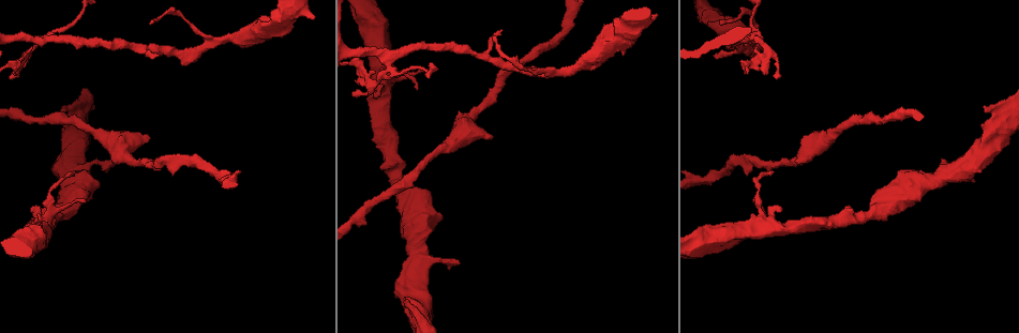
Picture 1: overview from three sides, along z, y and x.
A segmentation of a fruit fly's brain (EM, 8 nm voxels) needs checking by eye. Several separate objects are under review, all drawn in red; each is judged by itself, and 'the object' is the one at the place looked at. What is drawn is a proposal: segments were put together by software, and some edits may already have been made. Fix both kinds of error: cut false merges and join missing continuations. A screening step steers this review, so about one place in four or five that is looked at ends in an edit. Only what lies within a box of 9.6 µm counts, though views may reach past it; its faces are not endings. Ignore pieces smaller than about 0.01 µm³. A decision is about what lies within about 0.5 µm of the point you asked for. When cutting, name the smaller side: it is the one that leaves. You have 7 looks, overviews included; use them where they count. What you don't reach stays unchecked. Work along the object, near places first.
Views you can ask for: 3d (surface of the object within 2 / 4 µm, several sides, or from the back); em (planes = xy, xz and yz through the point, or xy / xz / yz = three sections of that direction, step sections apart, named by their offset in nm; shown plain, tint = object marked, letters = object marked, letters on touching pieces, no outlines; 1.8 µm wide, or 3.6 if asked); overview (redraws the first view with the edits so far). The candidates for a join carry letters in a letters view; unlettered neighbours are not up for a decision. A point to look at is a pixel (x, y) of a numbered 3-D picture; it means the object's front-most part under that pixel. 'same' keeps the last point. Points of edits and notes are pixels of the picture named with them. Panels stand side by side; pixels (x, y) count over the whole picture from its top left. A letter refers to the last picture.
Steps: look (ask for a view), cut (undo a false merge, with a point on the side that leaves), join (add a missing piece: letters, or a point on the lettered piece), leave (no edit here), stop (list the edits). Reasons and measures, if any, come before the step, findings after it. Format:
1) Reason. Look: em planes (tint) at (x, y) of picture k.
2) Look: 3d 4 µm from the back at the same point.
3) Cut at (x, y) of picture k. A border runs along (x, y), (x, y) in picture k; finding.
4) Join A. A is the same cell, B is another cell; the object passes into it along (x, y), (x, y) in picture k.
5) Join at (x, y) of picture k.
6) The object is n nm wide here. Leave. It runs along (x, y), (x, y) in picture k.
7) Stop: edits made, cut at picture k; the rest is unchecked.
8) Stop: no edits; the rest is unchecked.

Thin end. Look: 3d 2 µm at (84, 202) of picture 1.

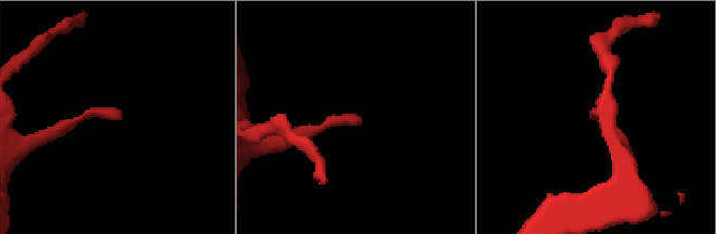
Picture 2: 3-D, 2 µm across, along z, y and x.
Need the tissue. Look: em planes (letters) at (358, 123) of picture 2.

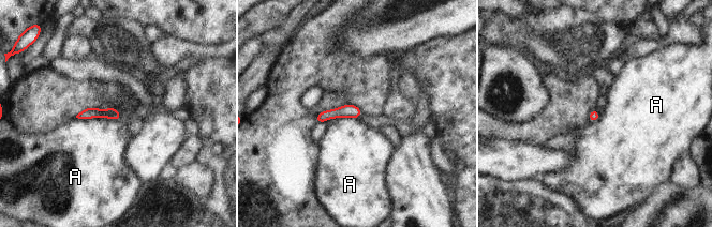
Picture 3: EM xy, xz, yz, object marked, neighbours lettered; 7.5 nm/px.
Leave. A is another cell; it runs along (358, 112), (334, 112), (319, 119) in picture 3; none of them fits.

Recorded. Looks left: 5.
Sharp bend. Look: 3d 4 µm at (32, 46) of picture 1.

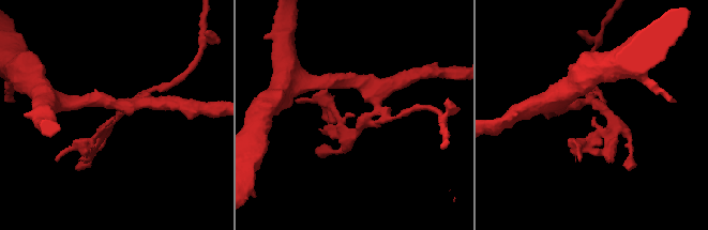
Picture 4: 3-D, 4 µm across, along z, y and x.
Look: em 3.6 µm xz step 16 (tint) at (609, 119) of picture 4.

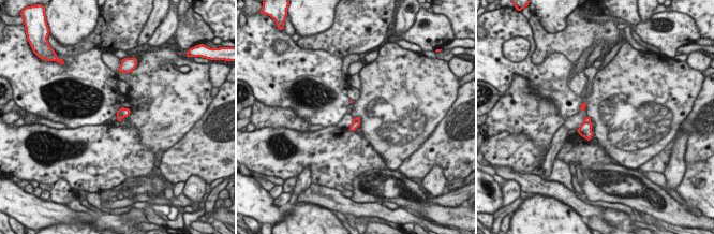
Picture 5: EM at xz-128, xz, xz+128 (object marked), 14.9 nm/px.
Another direction. Look: em 3.6 µm planes (letters) at the same point.

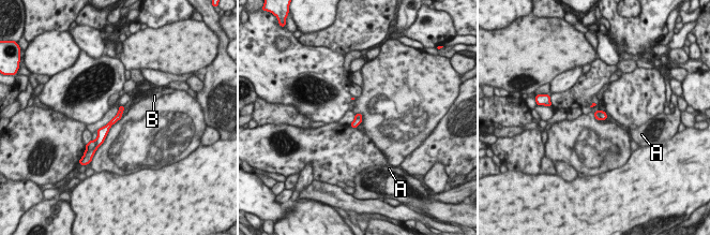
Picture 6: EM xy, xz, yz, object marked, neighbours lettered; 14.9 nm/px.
Cut at (597, 115) of picture 6. A and B are other cells; a border runs along (598, 112), (601, 118) in picture 6; two neurons meet here.

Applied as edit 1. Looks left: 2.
See it whole again. Look: overview.

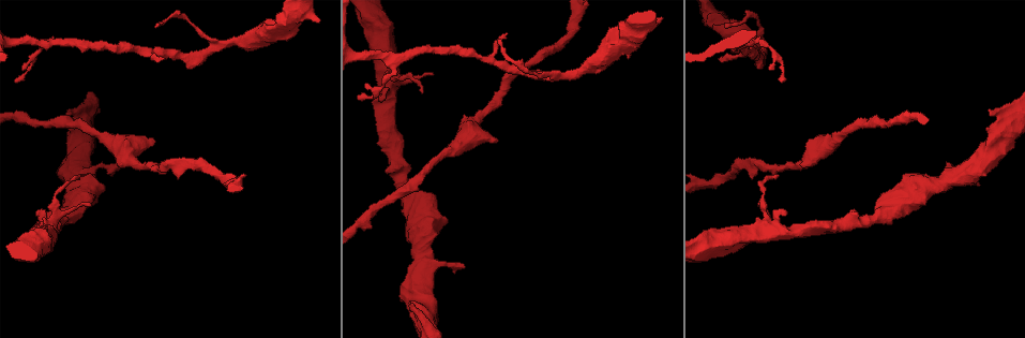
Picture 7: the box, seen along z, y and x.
Thick end. Look: em planes (letters) at (412, 304) of picture 7.

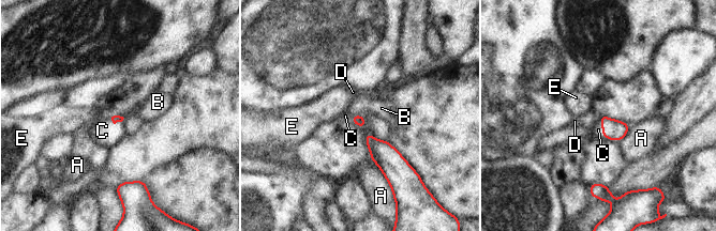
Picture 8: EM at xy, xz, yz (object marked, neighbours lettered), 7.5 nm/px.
Join C. C is the same cell, A, B, D and E are other cells; the object passes into it along (614, 129), (602, 127), (598, 129) in picture 8; the neuron continues.

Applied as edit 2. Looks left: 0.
Stop: edits made, cut at picture 6, join at picture 8; the rest is unchecked.

